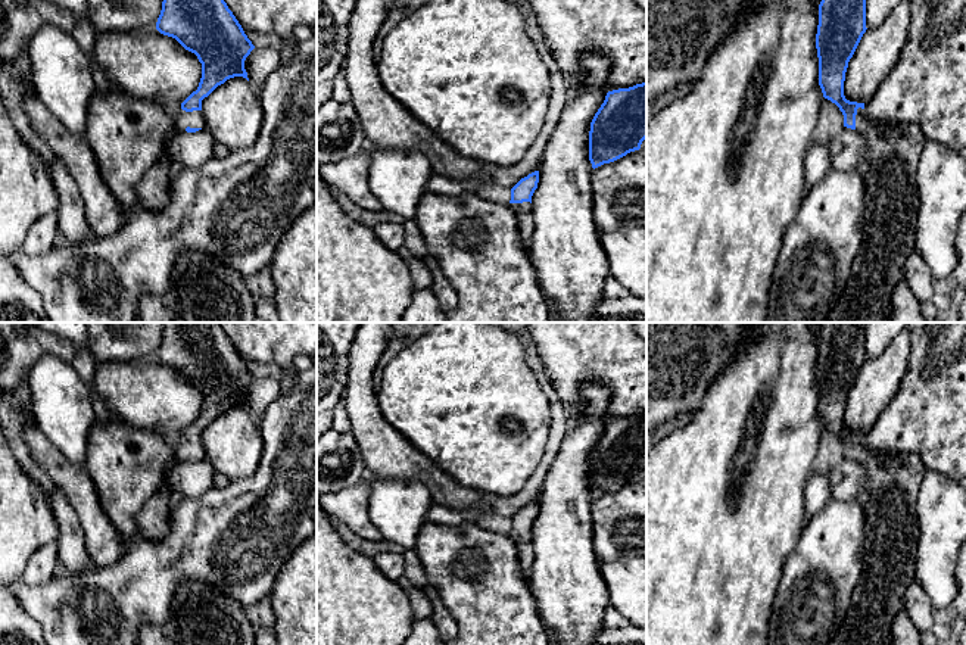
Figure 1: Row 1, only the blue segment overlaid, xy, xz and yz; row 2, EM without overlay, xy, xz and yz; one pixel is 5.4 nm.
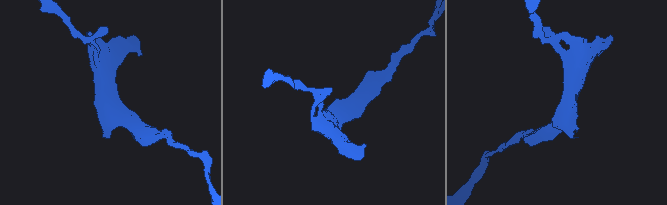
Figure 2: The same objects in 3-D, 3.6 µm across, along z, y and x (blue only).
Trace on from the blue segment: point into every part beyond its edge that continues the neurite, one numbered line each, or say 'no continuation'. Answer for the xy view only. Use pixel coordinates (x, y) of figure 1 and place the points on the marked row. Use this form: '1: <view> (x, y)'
1: xy (193, 120)

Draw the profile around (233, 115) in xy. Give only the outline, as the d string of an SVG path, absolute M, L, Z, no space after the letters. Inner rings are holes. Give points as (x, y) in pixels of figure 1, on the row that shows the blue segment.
M243 77L218 85L202 100L203 128L231 152L252 146L264 122L259 91Z

